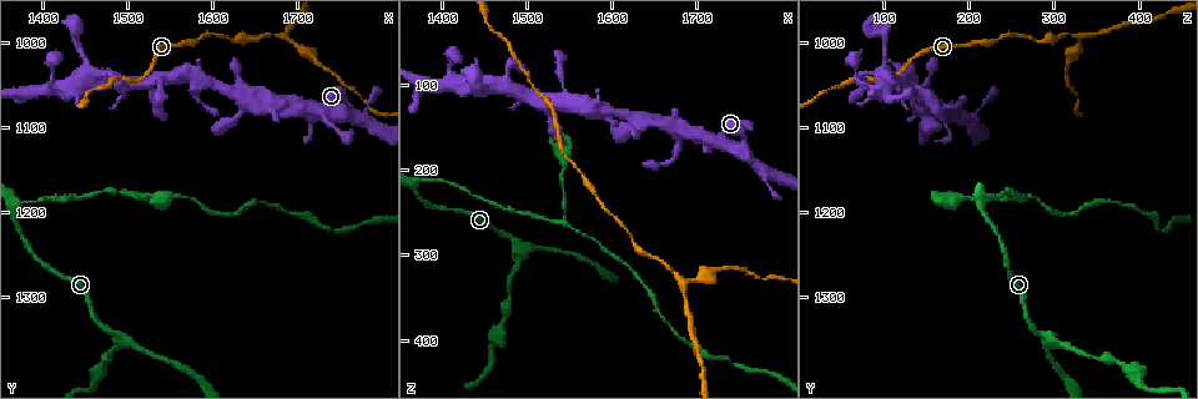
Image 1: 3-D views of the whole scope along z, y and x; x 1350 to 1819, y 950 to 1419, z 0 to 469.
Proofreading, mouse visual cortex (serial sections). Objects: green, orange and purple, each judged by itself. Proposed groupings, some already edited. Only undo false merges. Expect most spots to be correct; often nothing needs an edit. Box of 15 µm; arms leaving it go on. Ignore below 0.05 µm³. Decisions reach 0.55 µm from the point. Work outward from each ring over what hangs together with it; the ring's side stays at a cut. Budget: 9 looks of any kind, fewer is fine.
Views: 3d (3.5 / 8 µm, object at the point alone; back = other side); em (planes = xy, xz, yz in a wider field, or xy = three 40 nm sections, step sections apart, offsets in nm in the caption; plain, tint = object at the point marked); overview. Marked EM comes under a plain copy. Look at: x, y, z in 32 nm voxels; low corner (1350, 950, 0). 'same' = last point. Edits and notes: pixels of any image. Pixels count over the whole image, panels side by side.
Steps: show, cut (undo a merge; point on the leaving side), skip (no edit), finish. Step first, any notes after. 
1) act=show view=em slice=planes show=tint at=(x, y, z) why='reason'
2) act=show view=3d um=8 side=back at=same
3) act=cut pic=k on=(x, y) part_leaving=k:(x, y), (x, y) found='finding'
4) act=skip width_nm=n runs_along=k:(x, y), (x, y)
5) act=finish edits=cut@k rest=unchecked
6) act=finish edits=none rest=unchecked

act=show view=3d um=3.5 side=back at=(1630, 1040, 150) why='thin neck'

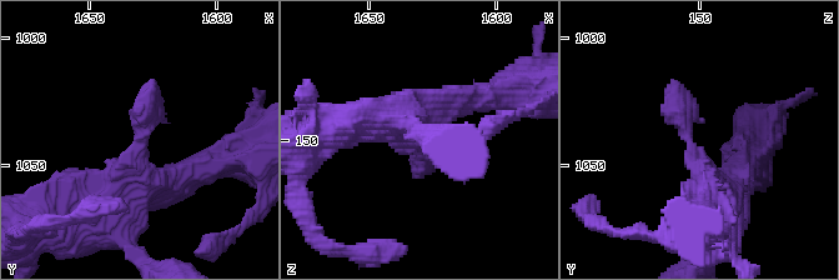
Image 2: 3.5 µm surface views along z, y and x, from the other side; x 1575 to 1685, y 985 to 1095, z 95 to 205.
act=show view=em slice=planes show=tint at=(1629, 1040, 155) why='need the tissue'

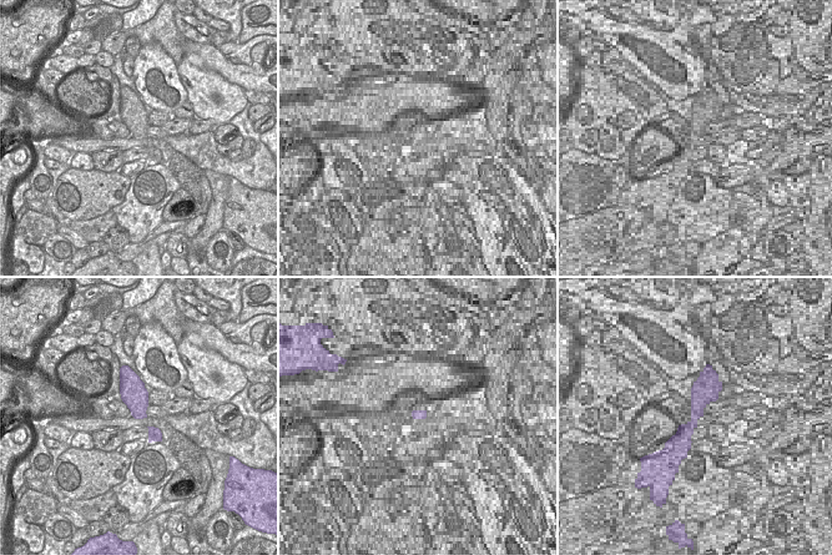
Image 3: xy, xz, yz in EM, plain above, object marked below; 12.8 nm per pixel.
act=show view=em slice=xy step=3 show=tint at=same why='cut it another way'

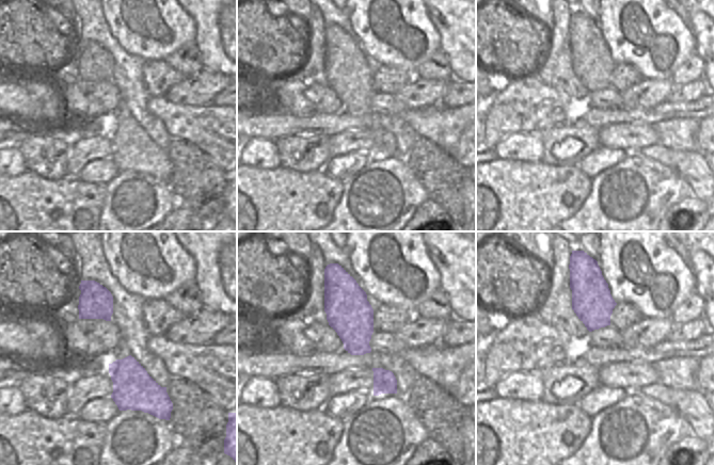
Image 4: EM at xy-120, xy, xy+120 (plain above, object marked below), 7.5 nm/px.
act=skip runs_along=2:(723, 206), (684, 134), (672, 80) found='all the same cell'

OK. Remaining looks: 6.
act=show view=3d um=3.5 at=(1680, 990, 330) why='arms part here'

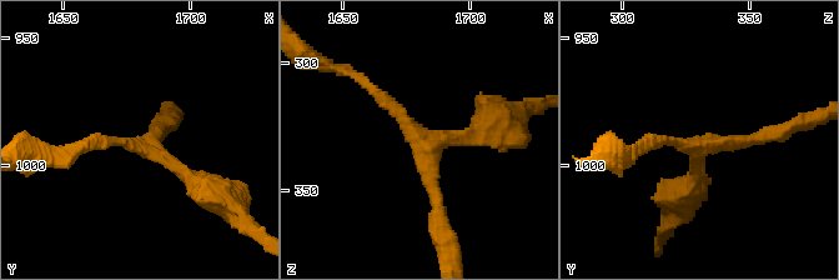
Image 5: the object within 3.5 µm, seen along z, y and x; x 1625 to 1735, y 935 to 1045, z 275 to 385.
act=skip runs_along=5:(84, 146), (134, 143), (210, 193) found='one cell here'

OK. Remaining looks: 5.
act=show view=3d um=3.5 at=(1495, 1345, 290) why='branch point'

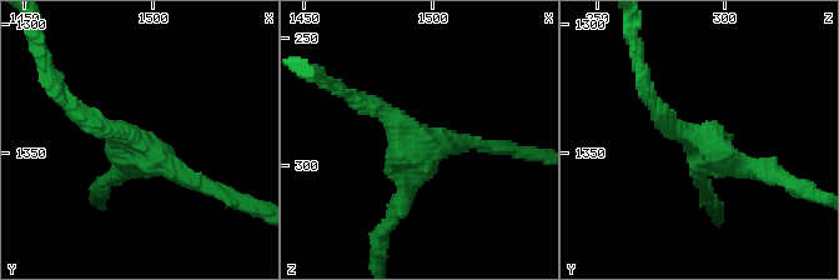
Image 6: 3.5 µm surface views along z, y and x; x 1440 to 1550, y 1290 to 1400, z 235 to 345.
act=show view=em slice=xy step=2 show=tint at=(1489, 1345, 291) arms=3 arm_widths_nm=200,250,250 why='shape alone is not enough'

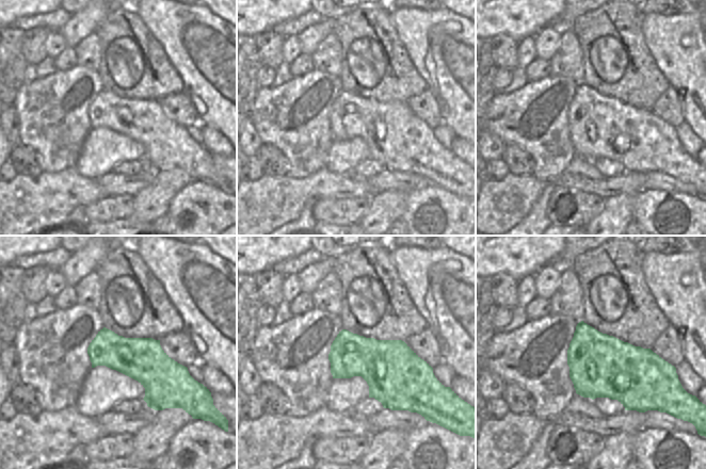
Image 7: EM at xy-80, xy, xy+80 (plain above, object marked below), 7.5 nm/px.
act=skip runs_along=6:(656, 105), (768, 175) found='one cell here'

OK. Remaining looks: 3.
act=show view=3d um=3.5 at=(1480, 1370, 345) why='thin neck'

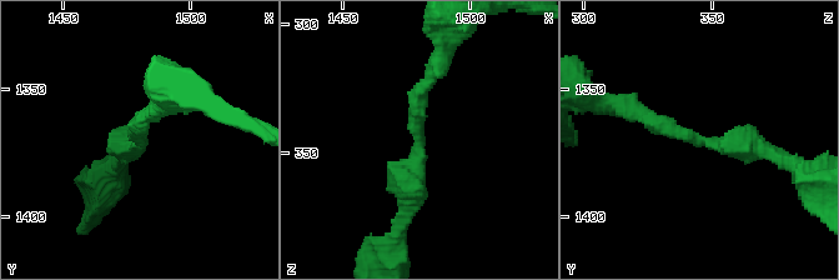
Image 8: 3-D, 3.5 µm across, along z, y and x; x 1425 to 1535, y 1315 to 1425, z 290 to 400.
act=show view=em slice=xy step=2 show=tint at=(1481, 1371, 346) arm_widths_nm=200,350

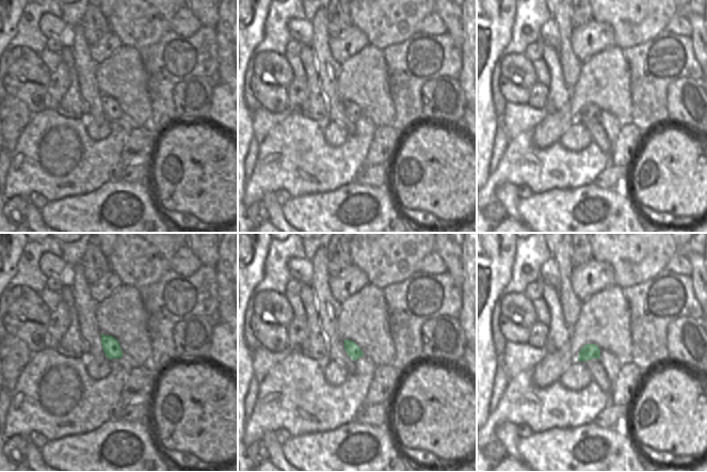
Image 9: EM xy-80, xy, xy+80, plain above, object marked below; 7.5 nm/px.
act=skip runs_along=8:(633, 110), (697, 141), (777, 156) found='all the same cell'

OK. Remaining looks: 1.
act=finish edits=none rest=unchecked

